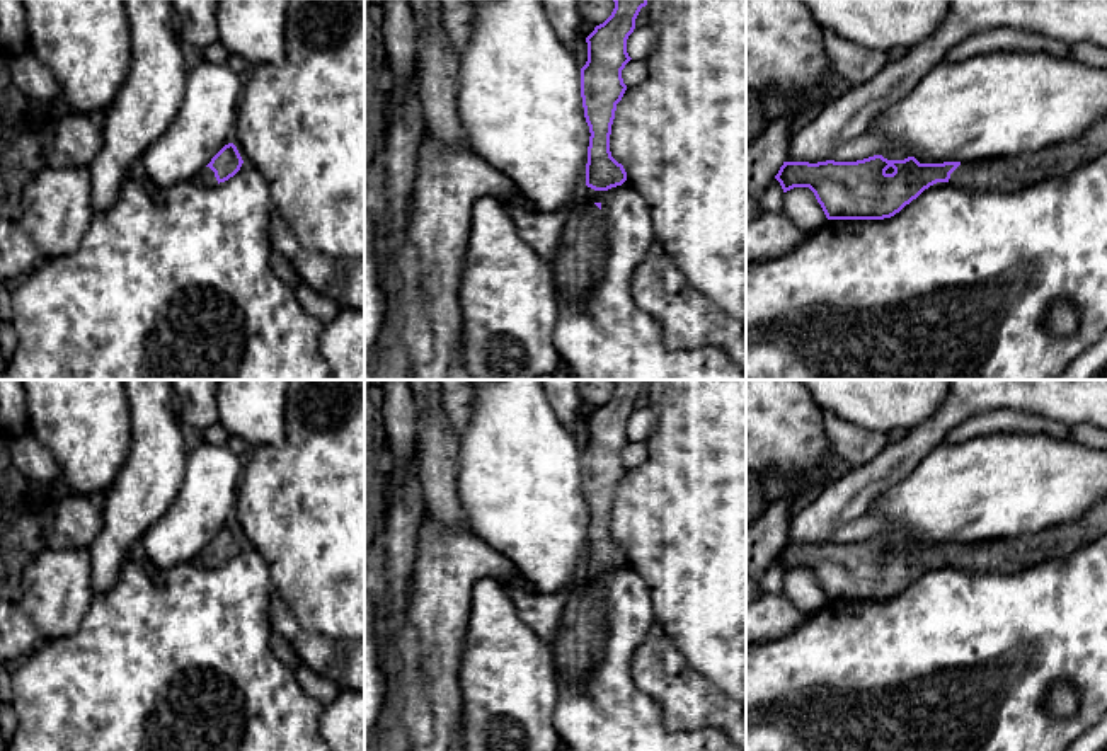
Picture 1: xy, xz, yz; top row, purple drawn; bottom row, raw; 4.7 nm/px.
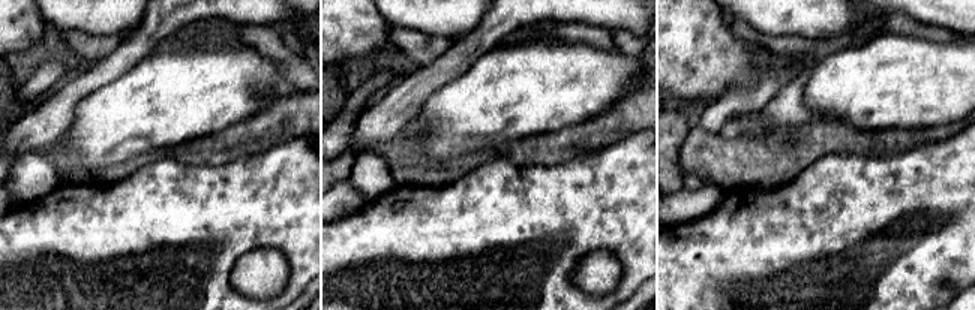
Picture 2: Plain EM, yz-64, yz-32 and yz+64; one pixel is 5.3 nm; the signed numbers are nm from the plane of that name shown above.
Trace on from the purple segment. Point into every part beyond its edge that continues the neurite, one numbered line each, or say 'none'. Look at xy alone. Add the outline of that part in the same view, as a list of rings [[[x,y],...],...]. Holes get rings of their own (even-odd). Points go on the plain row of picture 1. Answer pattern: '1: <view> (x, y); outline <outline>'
1: xy (206, 557); outline [[[204,548],[196,559],[194,562],[199,567],[216,567],[218,562],[215,559],[215,553],[209,548]]]

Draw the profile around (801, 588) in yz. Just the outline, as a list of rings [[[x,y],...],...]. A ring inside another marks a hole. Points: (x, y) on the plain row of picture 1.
[[[794,569],[783,574],[783,598],[804,613],[814,613],[828,601],[809,569]]]

